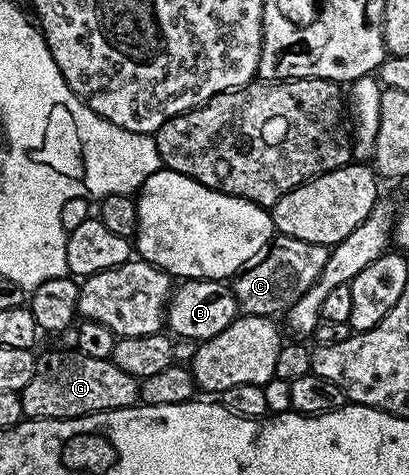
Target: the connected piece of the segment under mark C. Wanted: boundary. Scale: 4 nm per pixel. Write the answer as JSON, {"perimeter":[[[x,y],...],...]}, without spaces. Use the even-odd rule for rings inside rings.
{"perimeter":[[[275,234],[270,244],[264,249],[260,249],[260,253],[248,257],[246,264],[232,276],[232,286],[239,312],[243,315],[281,316],[289,311],[292,305],[296,305],[296,301],[300,301],[300,297],[304,297],[304,293],[308,293],[308,289],[312,289],[312,285],[320,277],[320,273],[324,273],[324,265],[328,265],[329,256],[330,247],[325,243],[309,243],[300,241],[296,237]]]}

